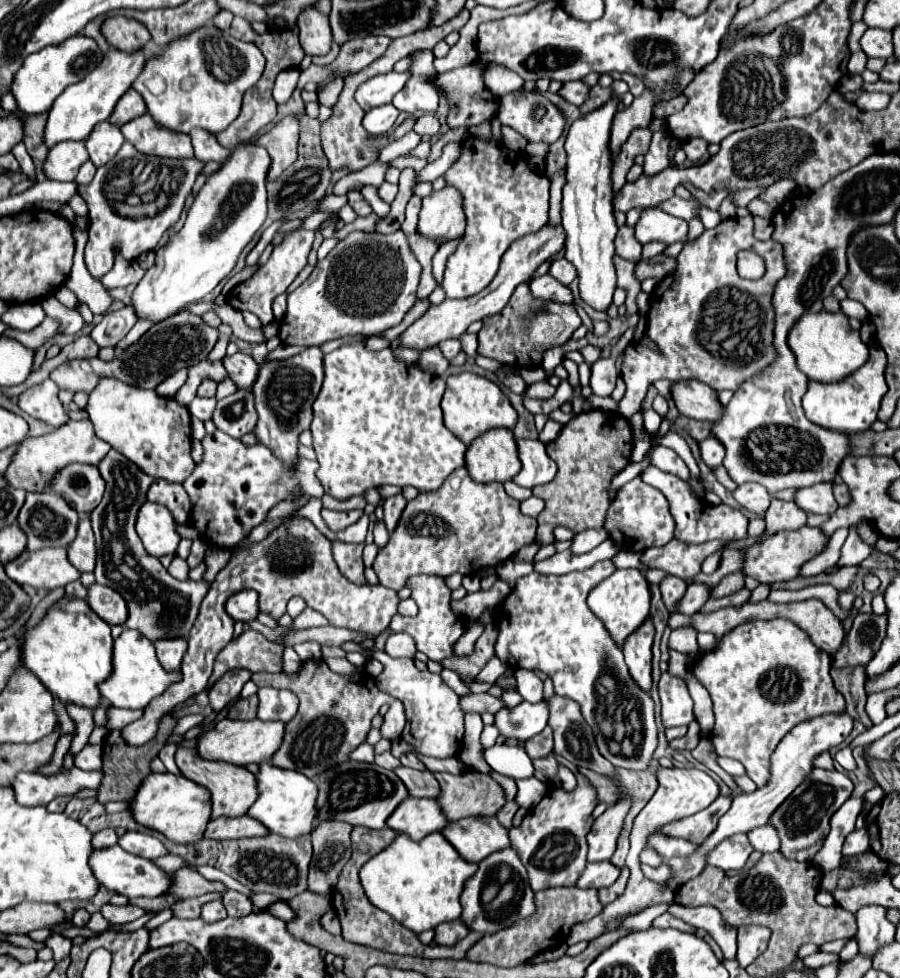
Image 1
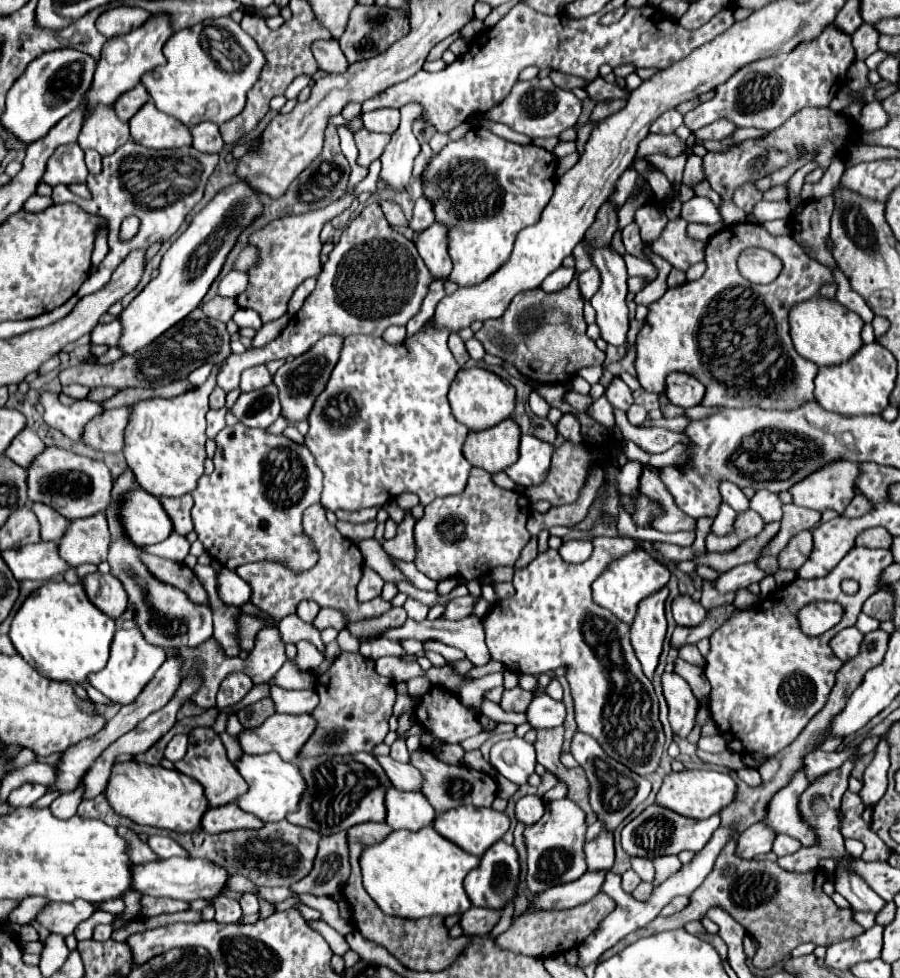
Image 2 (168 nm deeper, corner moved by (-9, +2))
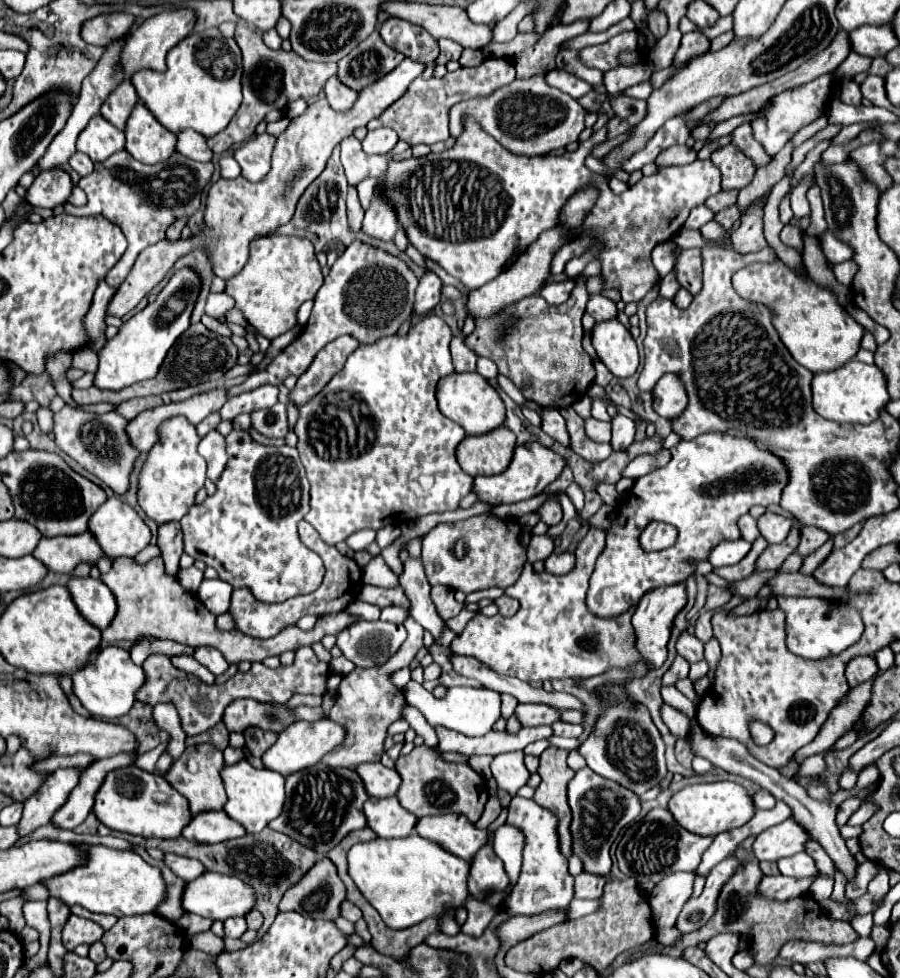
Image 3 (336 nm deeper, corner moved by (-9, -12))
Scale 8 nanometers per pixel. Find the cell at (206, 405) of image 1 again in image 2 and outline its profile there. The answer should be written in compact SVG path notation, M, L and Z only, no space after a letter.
M227 407L209 409L209 413L207 413L207 437L213 439L225 427L225 415L227 415Z

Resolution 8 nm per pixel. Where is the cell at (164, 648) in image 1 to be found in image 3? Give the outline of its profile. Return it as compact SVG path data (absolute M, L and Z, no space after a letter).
M57 769L51 773L51 777L45 781L45 785L25 803L21 823L17 823L19 839L31 835L35 829L47 825L53 817L53 813L67 801L69 793L79 783L83 769Z

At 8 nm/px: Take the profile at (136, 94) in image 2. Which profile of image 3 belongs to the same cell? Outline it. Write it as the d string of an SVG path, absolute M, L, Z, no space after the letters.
M123 79L119 83L119 87L115 91L111 91L111 95L105 99L105 103L101 107L101 115L109 123L113 123L117 129L123 129L127 119L129 119L129 113L135 107L137 101L139 101L139 97L135 93L133 83Z

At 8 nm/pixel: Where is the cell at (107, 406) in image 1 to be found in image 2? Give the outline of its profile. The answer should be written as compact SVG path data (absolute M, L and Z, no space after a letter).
M219 365L213 366L205 385L191 389L179 397L163 399L151 397L145 401L137 401L129 405L131 421L125 429L125 459L129 469L133 471L139 487L147 493L161 497L181 497L191 493L197 487L199 477L203 475L205 461L205 413L209 409L207 397L216 387L216 376Z

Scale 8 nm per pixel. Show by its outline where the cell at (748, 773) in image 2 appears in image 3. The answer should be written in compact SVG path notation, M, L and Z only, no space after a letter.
M759 791L759 793L755 793L753 795L753 799L755 799L755 805L757 805L757 809L773 809L775 807L775 797L769 793L769 791Z

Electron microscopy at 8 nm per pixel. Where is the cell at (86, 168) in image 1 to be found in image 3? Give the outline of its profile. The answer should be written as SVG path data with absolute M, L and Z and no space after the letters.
M75 153L75 155L69 159L69 165L71 165L81 177L85 177L85 175L89 175L89 173L93 171L93 161L91 161L87 155L83 155L83 153Z

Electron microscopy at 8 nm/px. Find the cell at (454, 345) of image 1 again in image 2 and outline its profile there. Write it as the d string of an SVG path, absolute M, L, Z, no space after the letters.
M469 339L469 341L465 341L465 347L467 347L471 359L475 359L475 361L481 361L481 359L483 359L485 349L483 349L483 345L481 345L477 339Z

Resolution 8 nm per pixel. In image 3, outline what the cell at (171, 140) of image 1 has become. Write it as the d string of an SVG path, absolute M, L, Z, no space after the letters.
M137 103L127 119L125 125L125 149L141 163L159 163L165 161L173 151L177 143L177 135L163 129L161 123L151 115L151 111Z

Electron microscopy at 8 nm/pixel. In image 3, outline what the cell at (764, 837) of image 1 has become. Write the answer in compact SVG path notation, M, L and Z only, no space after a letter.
M797 853L791 857L779 859L779 871L793 879L805 879L805 877L817 877L819 869L815 867L815 861L807 853Z

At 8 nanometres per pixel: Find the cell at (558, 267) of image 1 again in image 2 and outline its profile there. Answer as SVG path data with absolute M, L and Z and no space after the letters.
M595 267L583 271L577 275L577 281L579 281L579 289L583 293L585 299L591 299L595 295L595 289L599 287L599 273Z

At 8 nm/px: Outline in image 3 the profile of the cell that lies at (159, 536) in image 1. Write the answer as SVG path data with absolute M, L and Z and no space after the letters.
M109 497L87 525L109 557L135 557L151 541L151 531L143 519L117 497Z

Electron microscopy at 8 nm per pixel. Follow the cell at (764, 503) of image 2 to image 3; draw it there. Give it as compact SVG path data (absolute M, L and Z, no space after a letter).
M767 511L763 517L759 517L759 531L761 535L767 539L769 545L775 545L775 543L783 543L783 539L787 539L789 535L789 529L793 525L791 519L785 519L777 513L771 513Z

